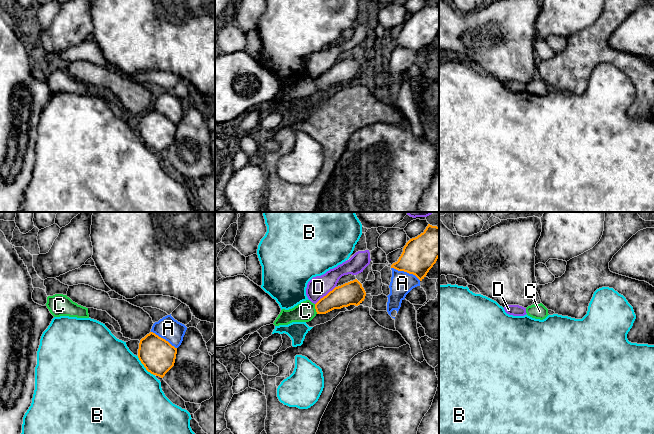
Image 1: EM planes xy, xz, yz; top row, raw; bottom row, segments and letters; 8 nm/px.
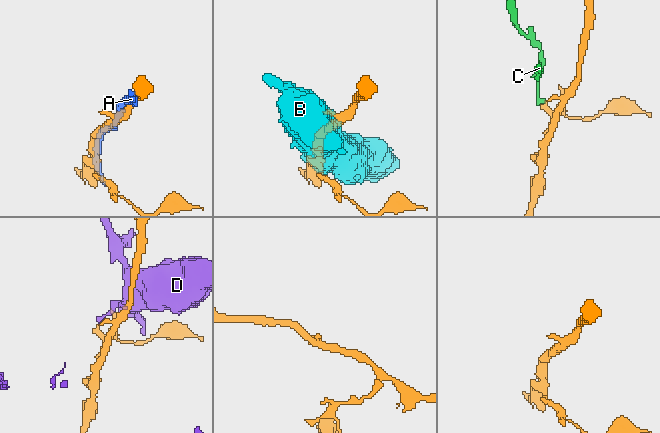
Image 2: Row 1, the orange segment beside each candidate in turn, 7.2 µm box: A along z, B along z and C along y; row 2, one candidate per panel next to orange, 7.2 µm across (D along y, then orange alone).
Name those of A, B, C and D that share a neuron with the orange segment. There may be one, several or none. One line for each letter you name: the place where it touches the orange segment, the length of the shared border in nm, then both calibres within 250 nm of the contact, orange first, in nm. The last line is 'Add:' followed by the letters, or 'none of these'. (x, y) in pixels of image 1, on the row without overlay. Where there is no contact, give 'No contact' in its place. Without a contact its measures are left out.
Add: none of these

